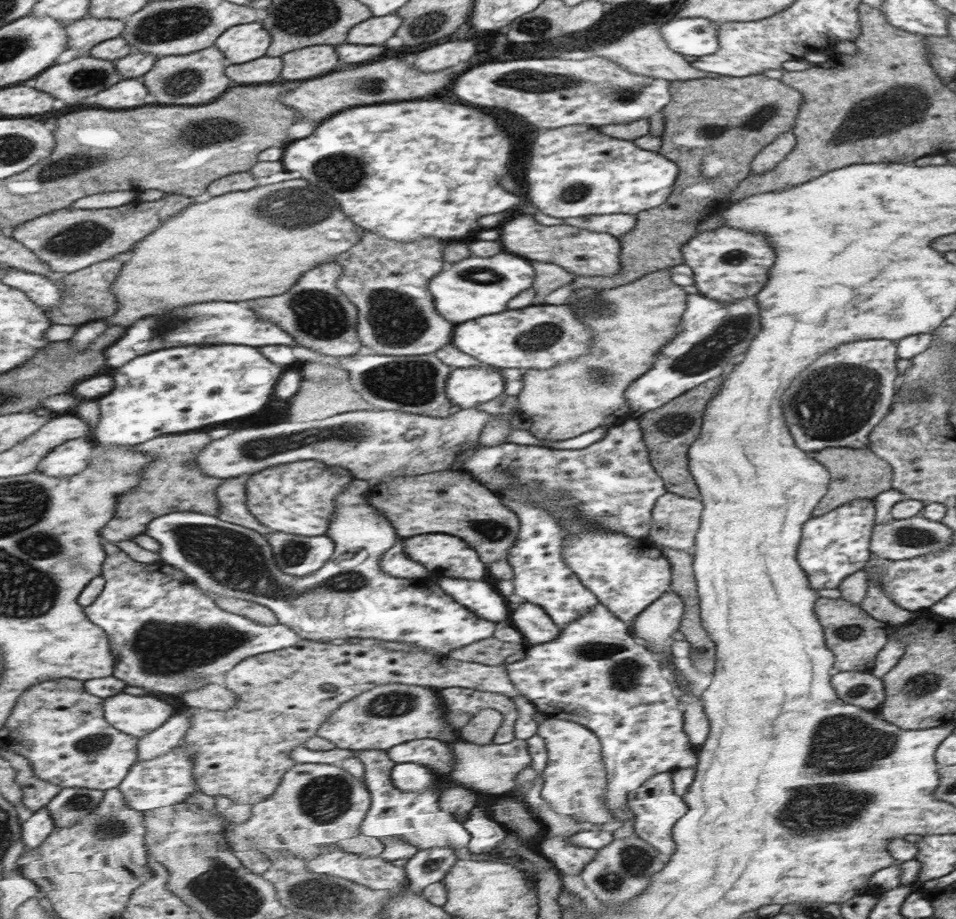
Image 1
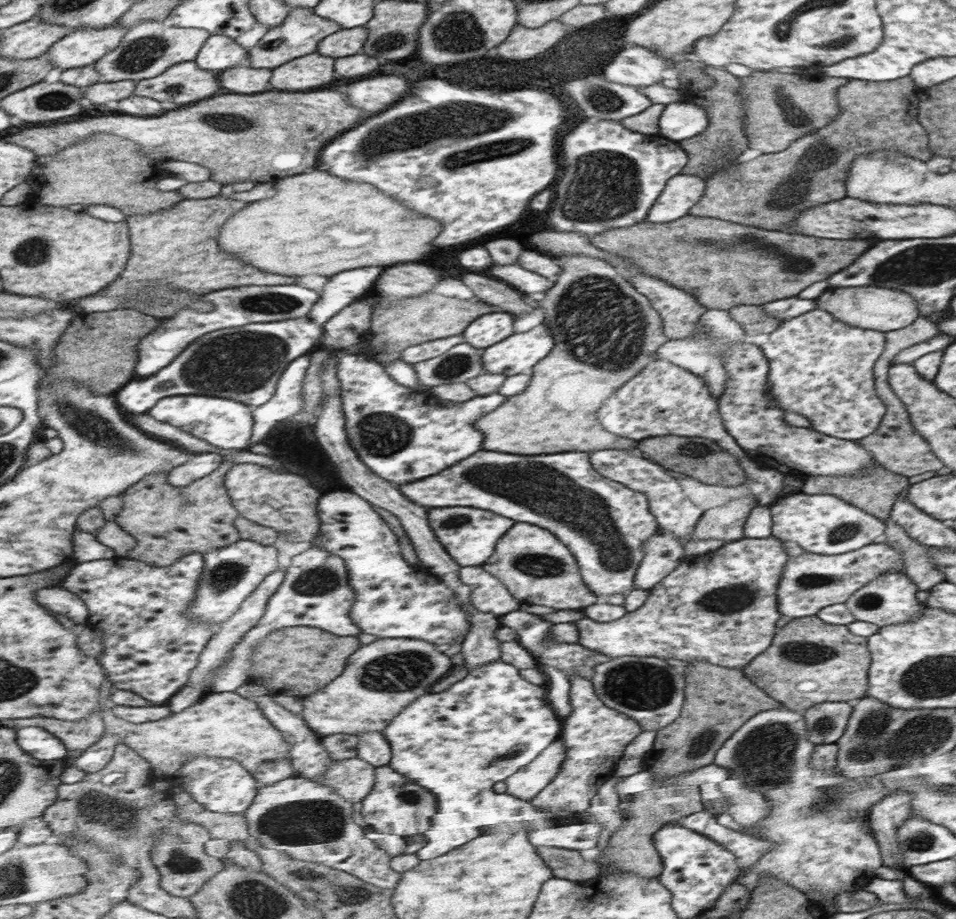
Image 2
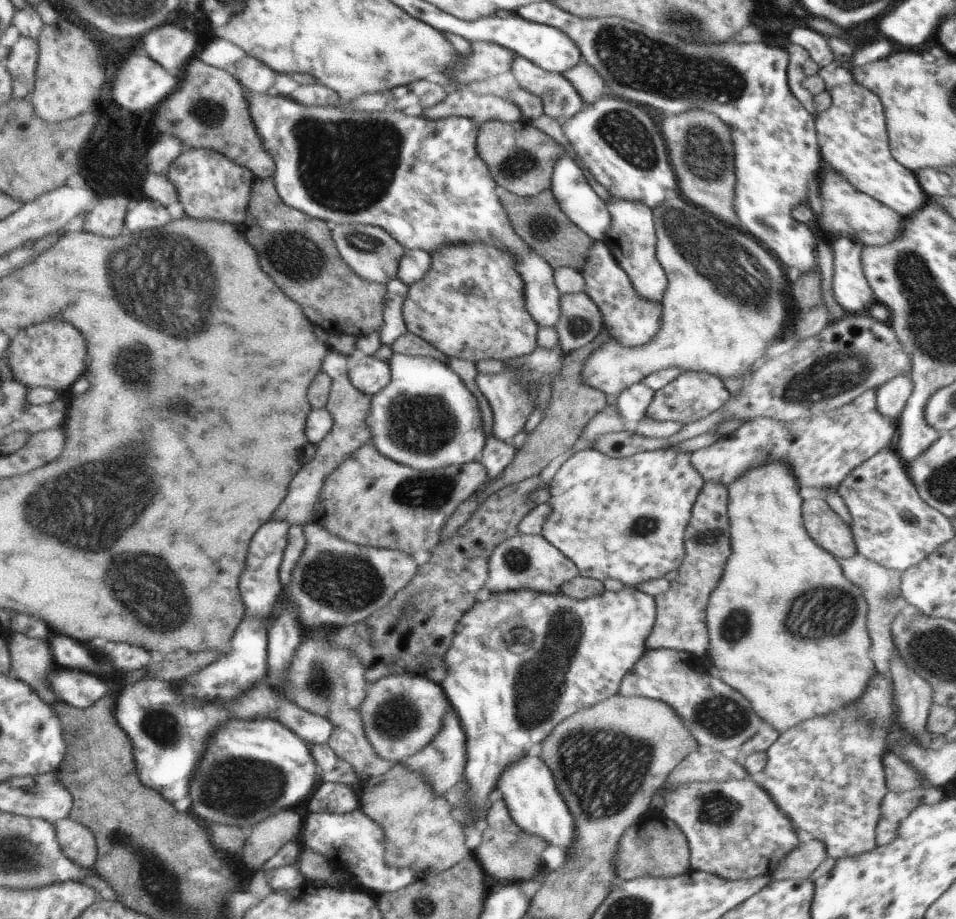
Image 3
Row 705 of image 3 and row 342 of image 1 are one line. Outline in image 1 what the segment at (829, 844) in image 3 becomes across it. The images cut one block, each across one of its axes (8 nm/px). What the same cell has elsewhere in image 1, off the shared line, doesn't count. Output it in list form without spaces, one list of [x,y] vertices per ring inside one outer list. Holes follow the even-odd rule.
[[[890,340],[846,342],[824,354],[794,386],[786,390],[786,424],[801,450],[818,452],[830,447],[867,448],[870,434],[891,412],[899,376],[896,344]]]

